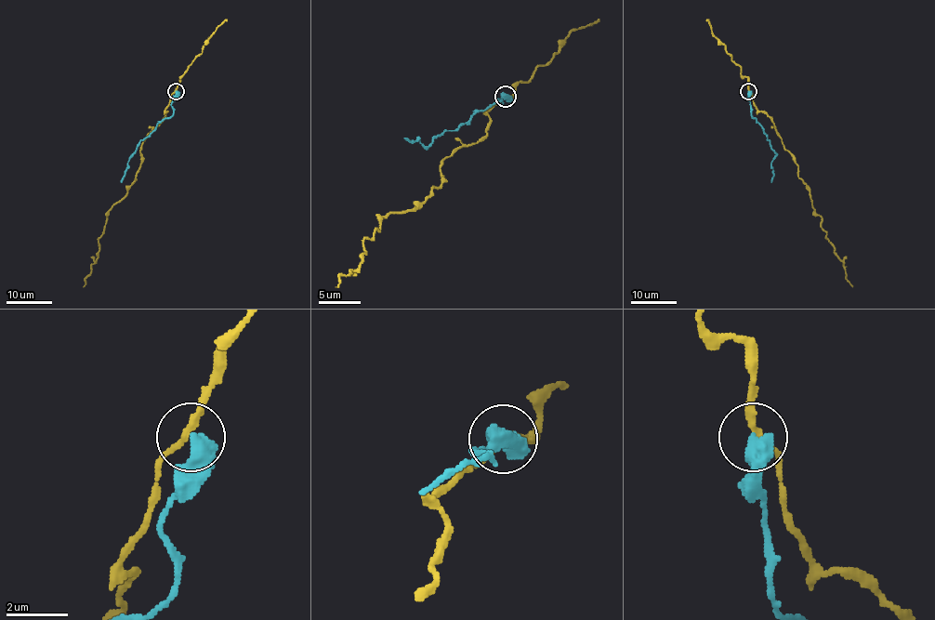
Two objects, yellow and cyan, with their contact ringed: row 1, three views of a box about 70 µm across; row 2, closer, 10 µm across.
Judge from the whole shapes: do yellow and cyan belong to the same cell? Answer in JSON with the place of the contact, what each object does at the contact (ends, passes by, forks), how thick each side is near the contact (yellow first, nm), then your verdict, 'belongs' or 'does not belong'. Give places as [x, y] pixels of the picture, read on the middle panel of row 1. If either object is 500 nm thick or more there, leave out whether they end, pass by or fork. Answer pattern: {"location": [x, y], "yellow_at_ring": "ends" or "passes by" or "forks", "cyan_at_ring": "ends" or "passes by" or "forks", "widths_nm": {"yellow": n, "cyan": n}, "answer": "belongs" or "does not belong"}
{"location": [505, 96], "widths_nm": {"yellow": 200, "cyan": 550}, "answer": "does not belong"}

